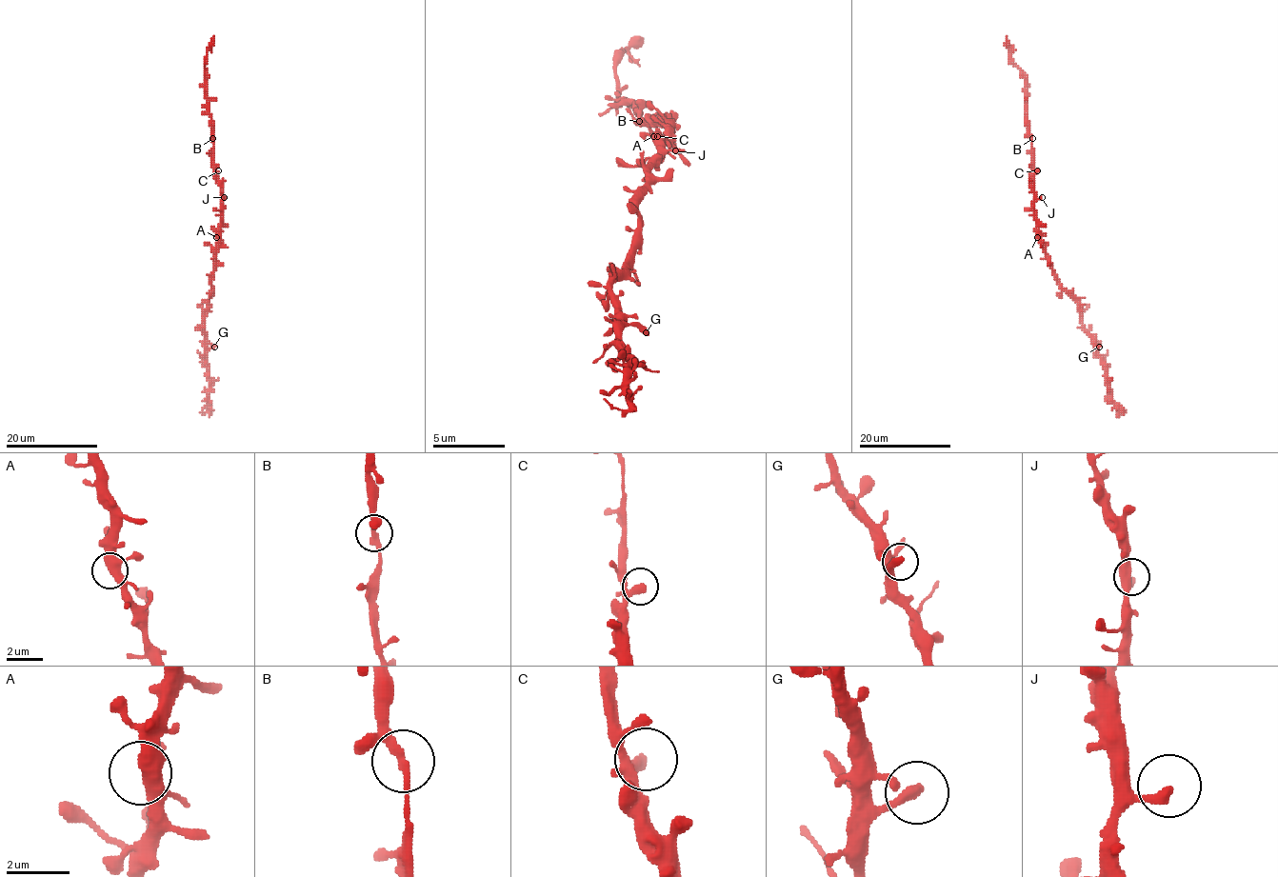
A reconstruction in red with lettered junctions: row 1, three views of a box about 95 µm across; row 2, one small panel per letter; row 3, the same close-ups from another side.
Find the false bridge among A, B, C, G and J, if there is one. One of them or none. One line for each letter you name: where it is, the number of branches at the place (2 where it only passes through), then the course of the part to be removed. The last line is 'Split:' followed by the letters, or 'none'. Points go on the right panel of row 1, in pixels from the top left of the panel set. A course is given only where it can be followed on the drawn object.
Split: none

